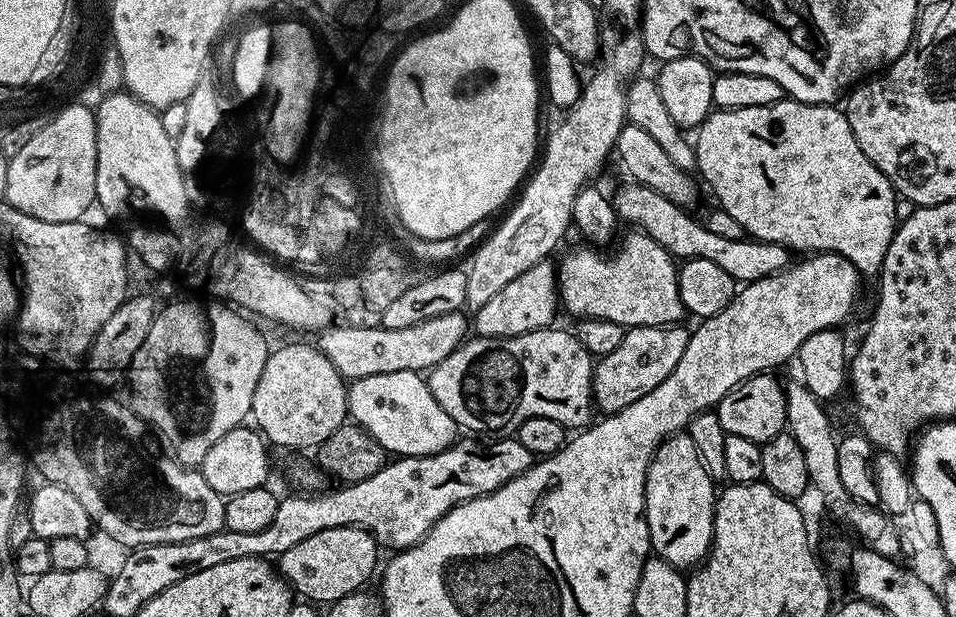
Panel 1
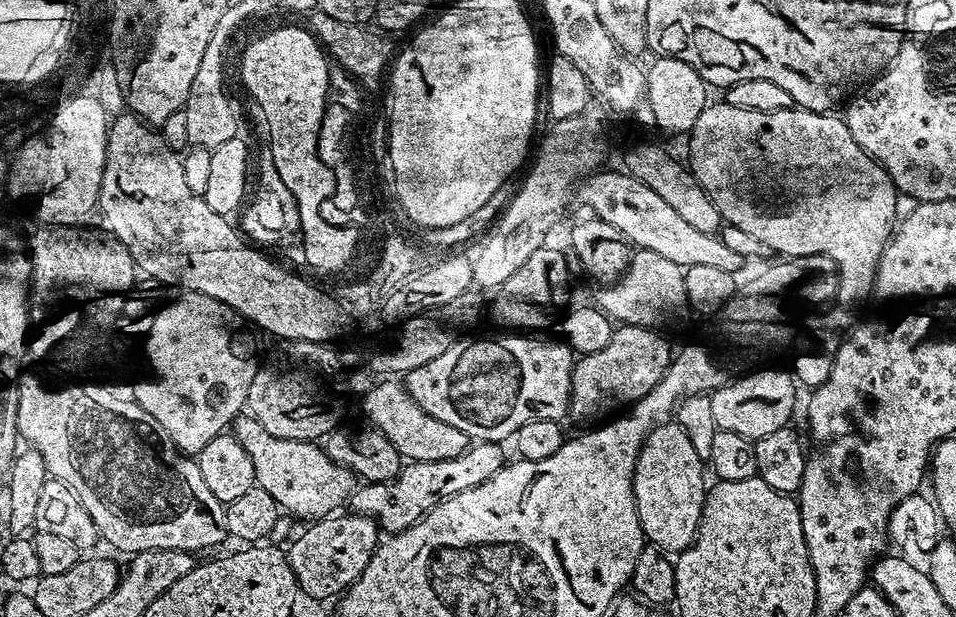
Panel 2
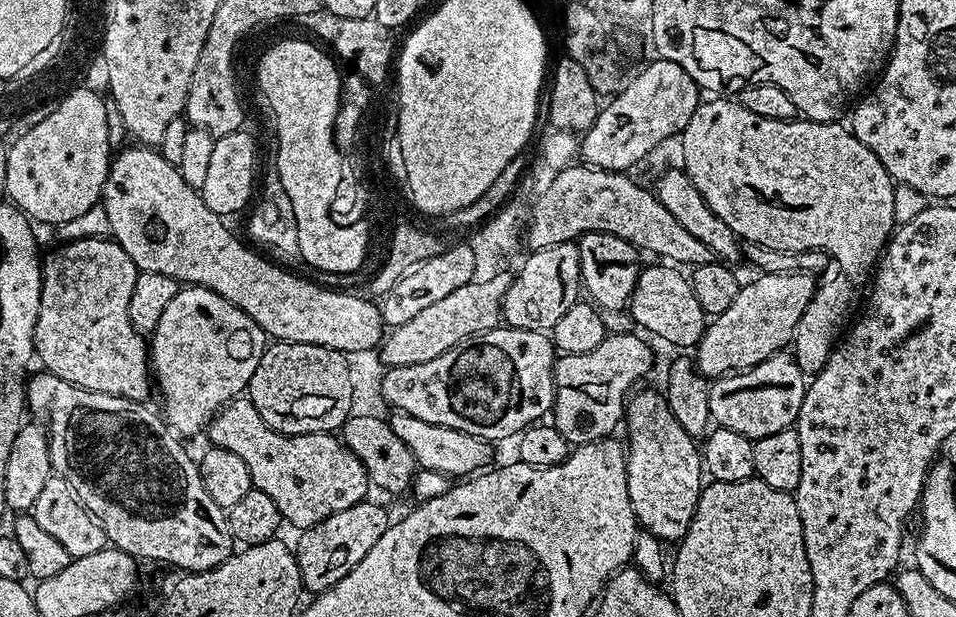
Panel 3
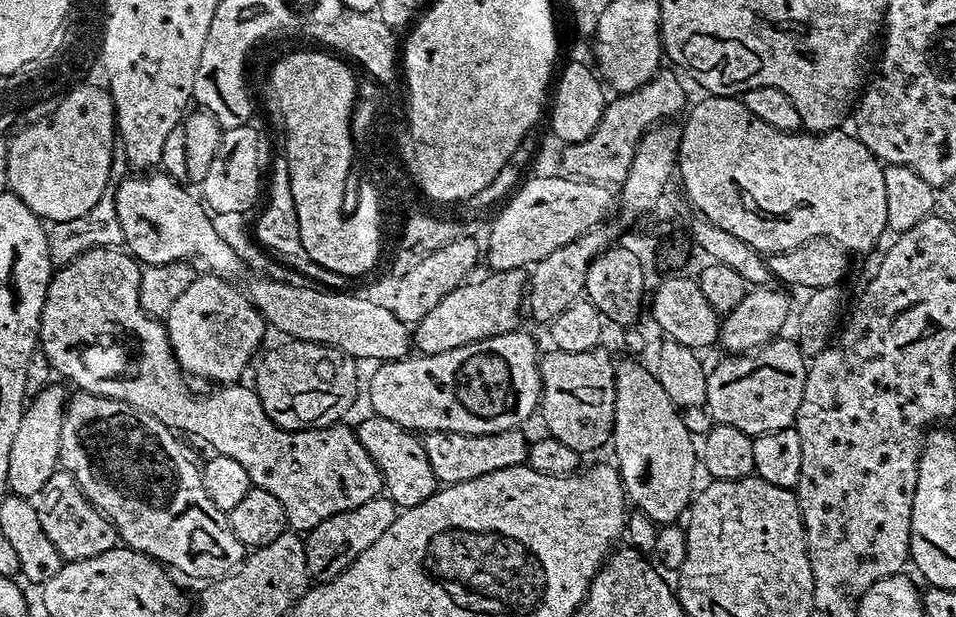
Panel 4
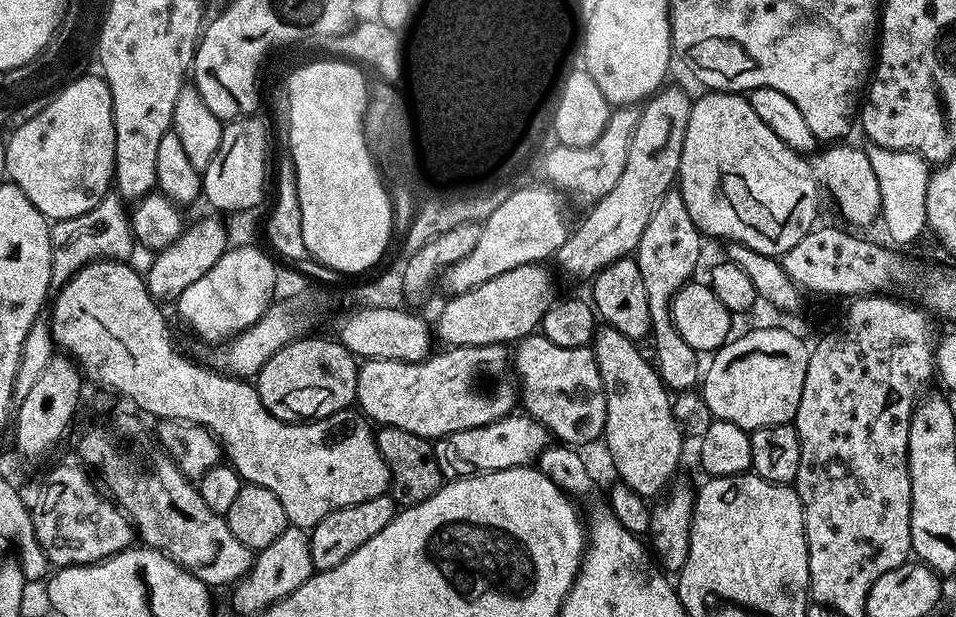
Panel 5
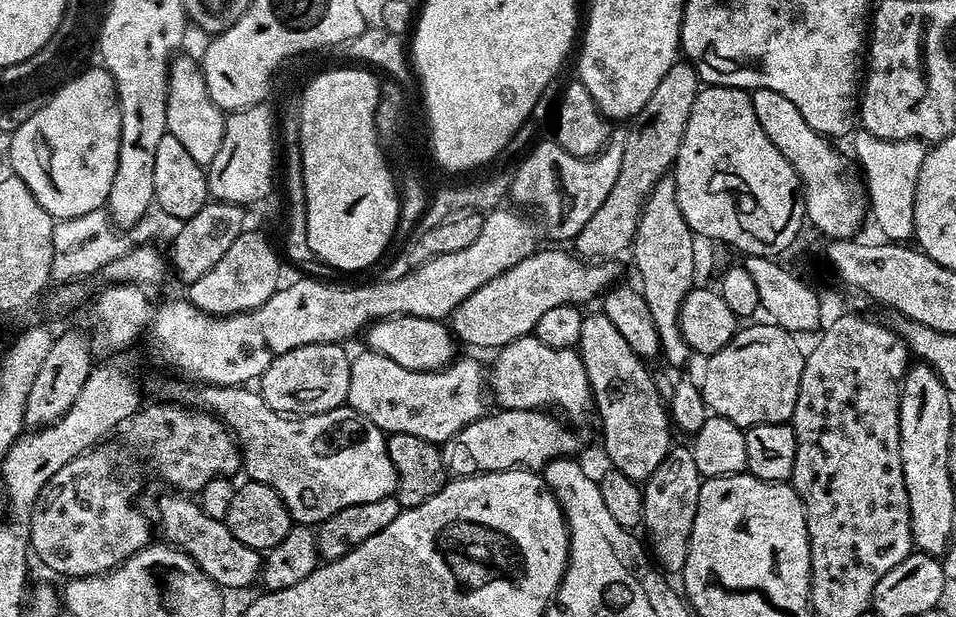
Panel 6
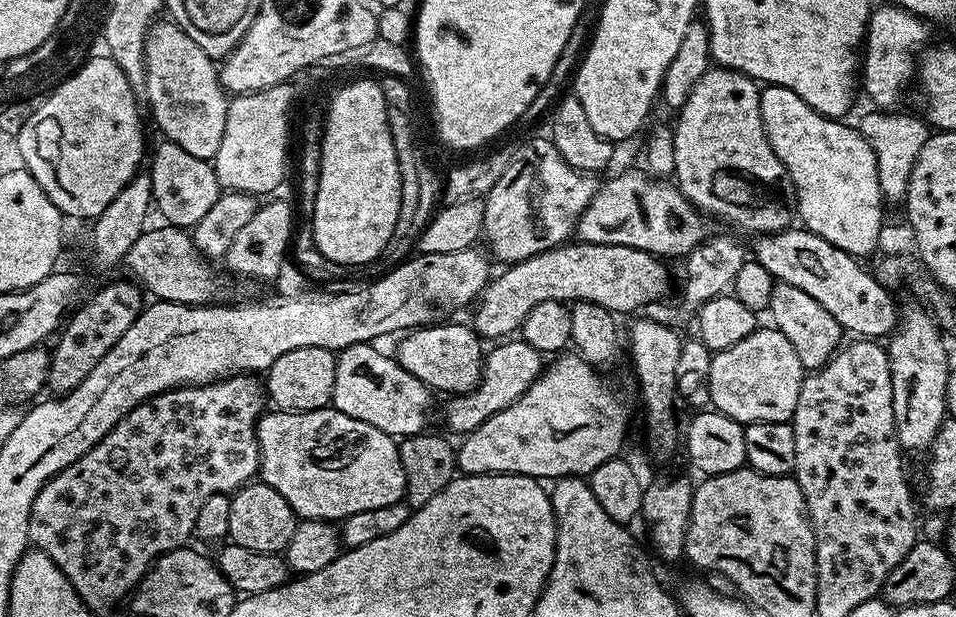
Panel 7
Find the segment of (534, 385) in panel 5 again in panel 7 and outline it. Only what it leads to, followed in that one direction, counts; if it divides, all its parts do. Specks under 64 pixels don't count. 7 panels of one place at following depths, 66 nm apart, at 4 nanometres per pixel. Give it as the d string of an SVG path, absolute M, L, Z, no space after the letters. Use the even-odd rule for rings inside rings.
M512 338L497 344L500 345L493 352L489 351L486 356L486 382L482 382L471 394L462 394L451 399L454 401L448 406L448 424L454 431L460 432L459 434L472 432L478 426L482 426L486 418L518 402L518 398L522 398L545 371L545 357L522 338Z

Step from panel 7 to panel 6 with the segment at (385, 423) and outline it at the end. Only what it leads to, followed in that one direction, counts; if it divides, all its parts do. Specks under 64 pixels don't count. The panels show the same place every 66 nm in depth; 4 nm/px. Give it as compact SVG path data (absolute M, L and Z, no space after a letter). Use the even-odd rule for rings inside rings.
M363 351L352 356L346 404L370 418L385 434L414 434L414 438L426 438L440 446L443 440L451 441L470 422L485 415L486 368L478 361L457 358L439 372L419 372L406 370L406 366L398 366L398 362L390 362L377 352Z

